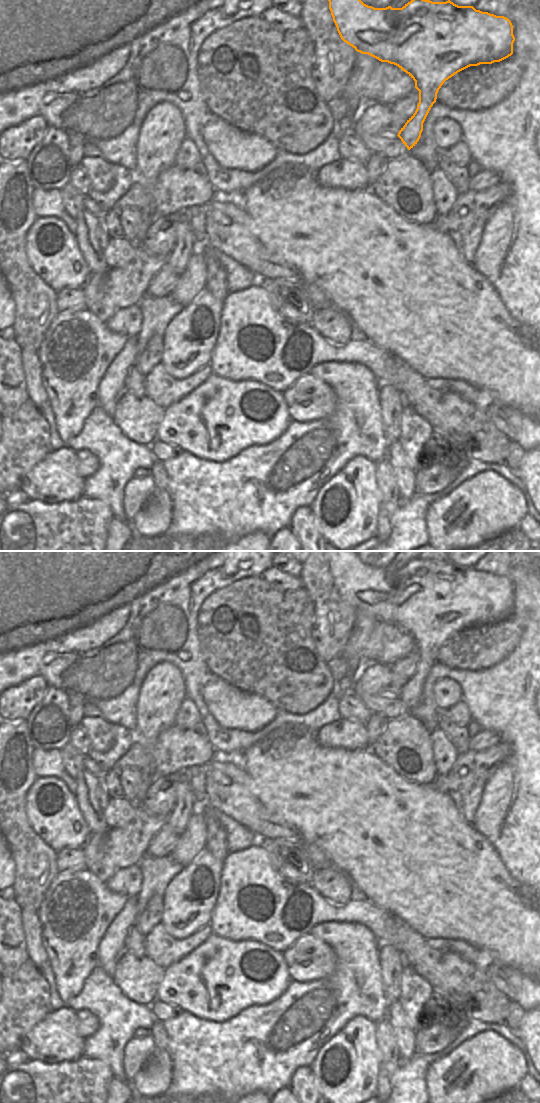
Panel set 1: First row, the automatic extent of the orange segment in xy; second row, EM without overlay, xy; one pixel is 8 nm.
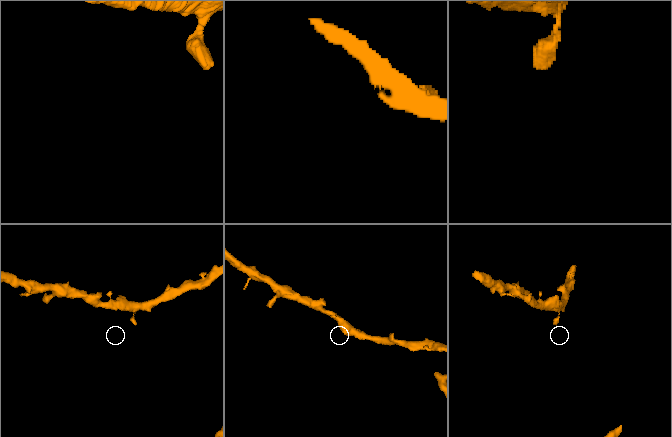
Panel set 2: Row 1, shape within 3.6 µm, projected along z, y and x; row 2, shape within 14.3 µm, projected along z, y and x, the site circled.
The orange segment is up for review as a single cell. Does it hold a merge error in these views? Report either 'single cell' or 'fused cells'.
single cell

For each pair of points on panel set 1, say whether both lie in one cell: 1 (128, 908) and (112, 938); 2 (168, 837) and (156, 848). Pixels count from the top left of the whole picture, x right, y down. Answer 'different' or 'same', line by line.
1: same
2: same

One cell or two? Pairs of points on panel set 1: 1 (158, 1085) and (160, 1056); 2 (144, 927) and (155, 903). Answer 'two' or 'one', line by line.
1: one
2: one

